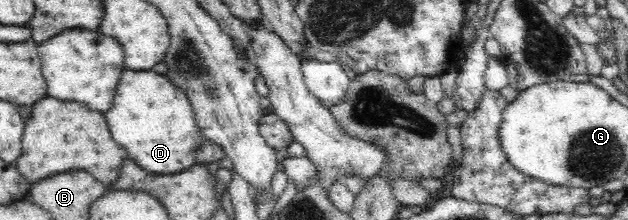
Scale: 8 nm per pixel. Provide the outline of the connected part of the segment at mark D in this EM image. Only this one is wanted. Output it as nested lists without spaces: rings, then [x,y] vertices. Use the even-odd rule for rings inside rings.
[[[125,69],[105,118],[112,138],[149,174],[172,175],[197,164],[196,151],[203,145],[204,135],[197,127],[192,106],[184,99],[184,90],[176,89],[164,74]]]

